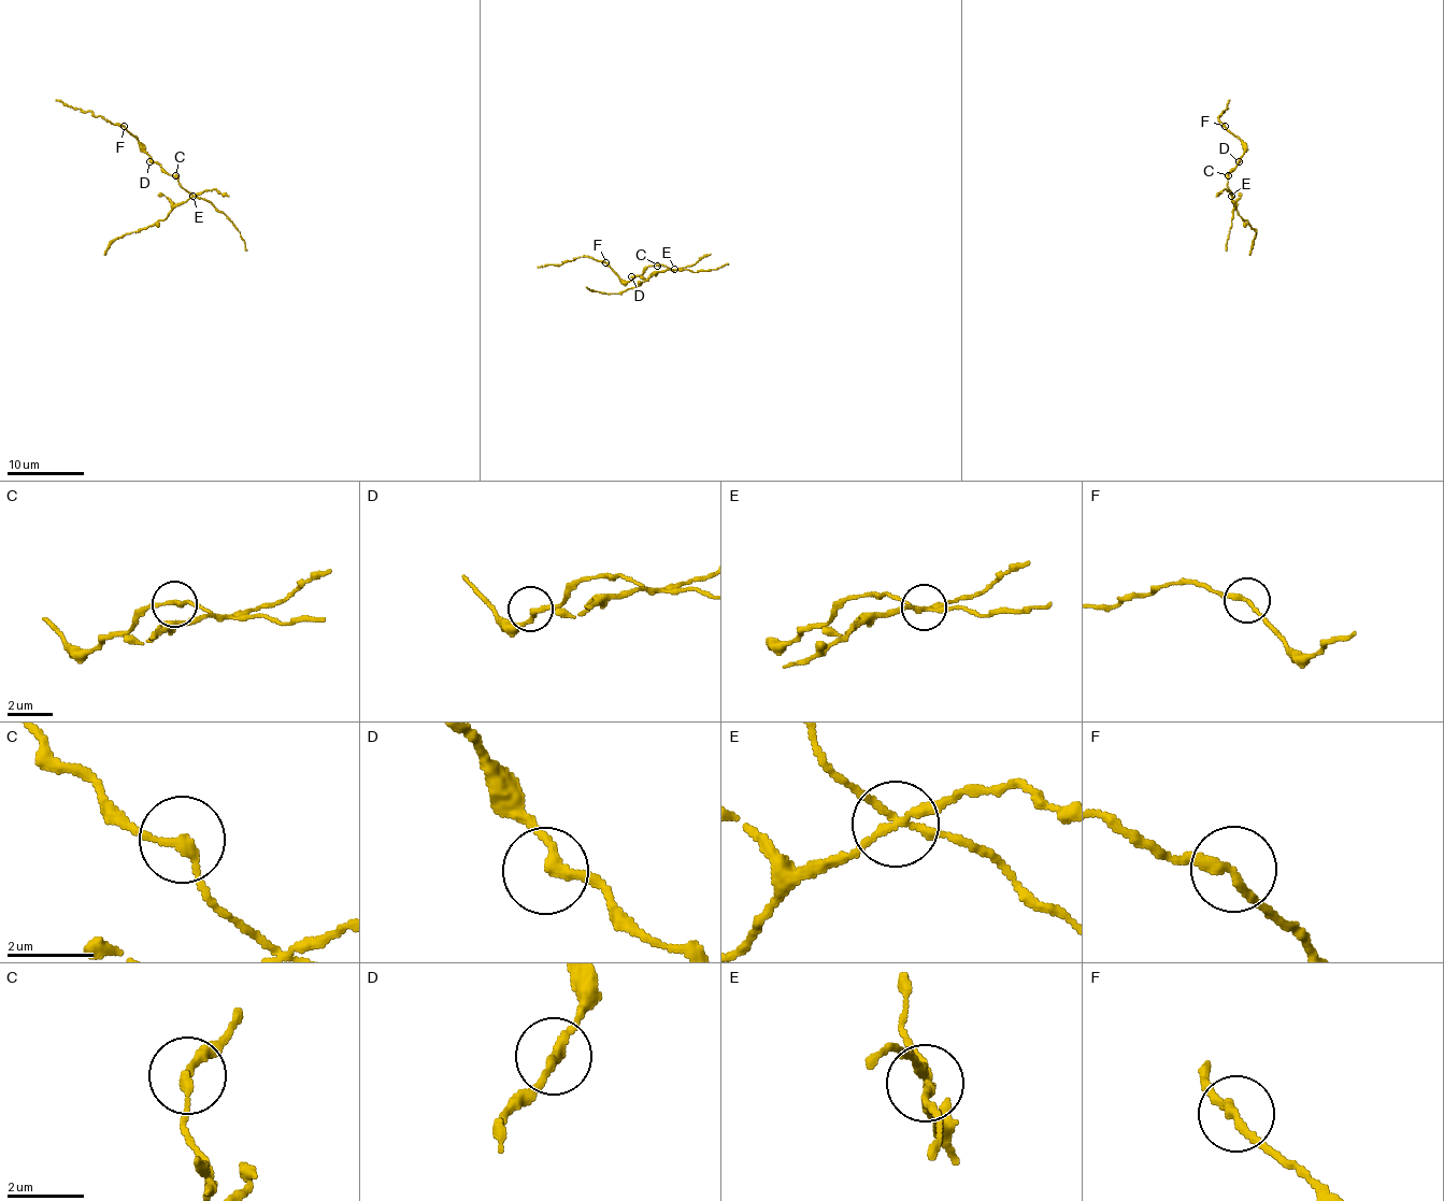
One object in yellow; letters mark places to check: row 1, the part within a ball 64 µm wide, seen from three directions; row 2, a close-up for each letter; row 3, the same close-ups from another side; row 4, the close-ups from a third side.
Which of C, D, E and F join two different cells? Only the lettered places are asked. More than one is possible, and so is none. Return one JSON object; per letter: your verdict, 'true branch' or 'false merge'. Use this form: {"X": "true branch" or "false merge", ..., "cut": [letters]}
{"C": "true branch", "D": "true branch", "E": "false merge", "F": "false merge", "cut": ["E", "F"]}

